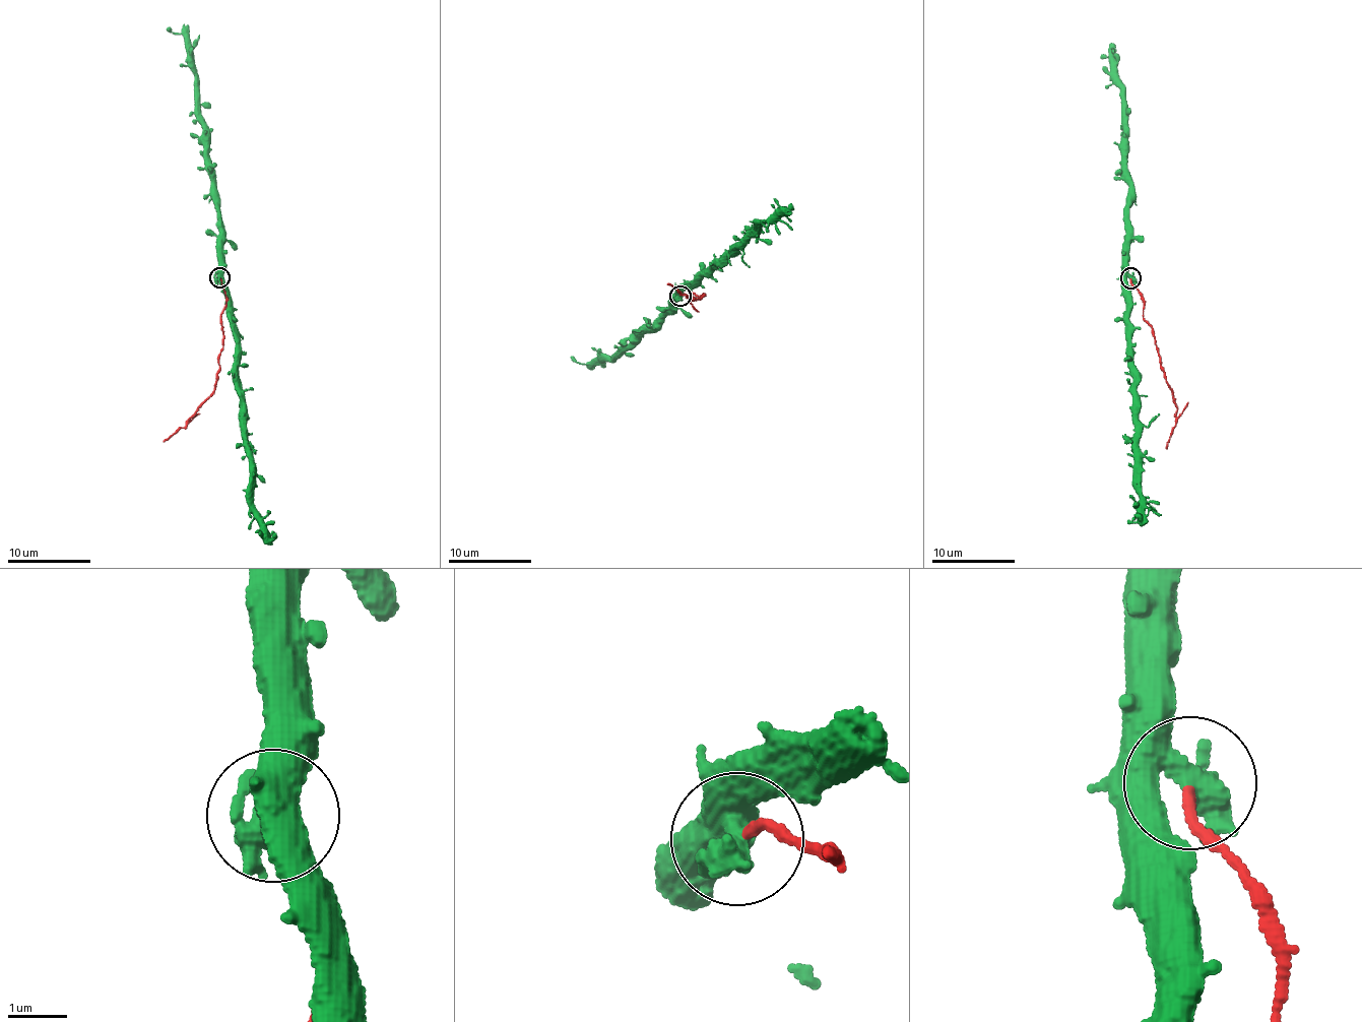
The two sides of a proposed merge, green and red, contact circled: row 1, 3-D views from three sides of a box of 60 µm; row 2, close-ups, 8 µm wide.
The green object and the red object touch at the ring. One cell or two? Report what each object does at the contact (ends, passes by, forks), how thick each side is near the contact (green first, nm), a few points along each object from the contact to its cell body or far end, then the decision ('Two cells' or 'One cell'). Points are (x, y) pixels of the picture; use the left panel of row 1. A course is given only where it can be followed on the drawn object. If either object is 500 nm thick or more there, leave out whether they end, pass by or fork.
At the ring green passes by. At the ring red ends. Thickness 480 nm (green) against 130 nm. Course of green: (220, 277), (235, 339), (235, 375), (242, 406), (242, 438), (250, 458), (252, 511), (266, 533), (276, 532). Course of red: (220, 277), (226, 299), (214, 390), (189, 422), (164, 442). Two cells

